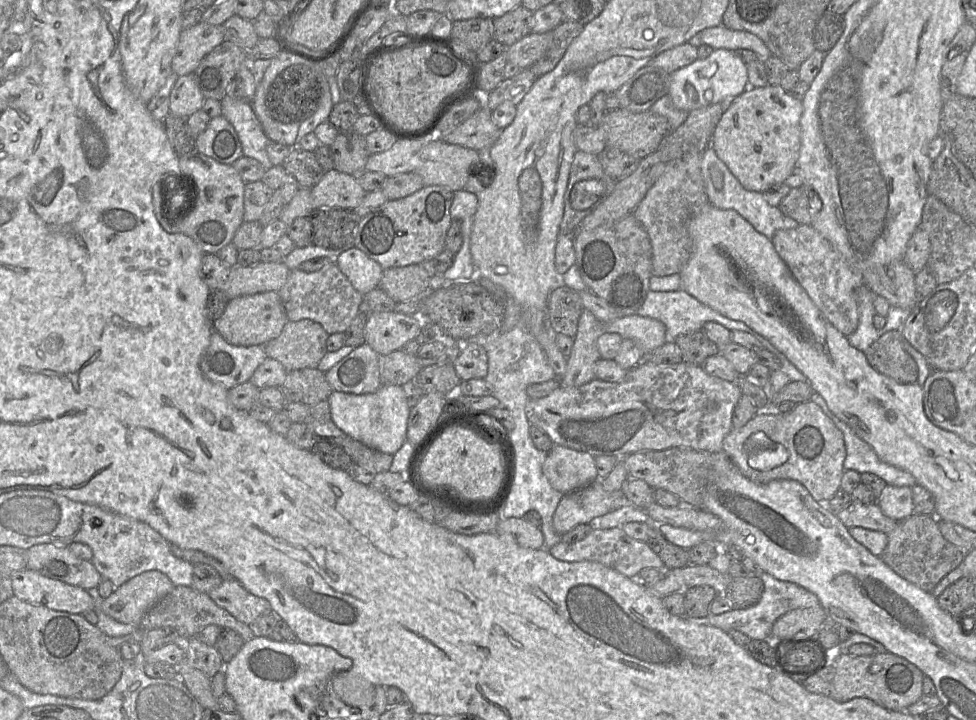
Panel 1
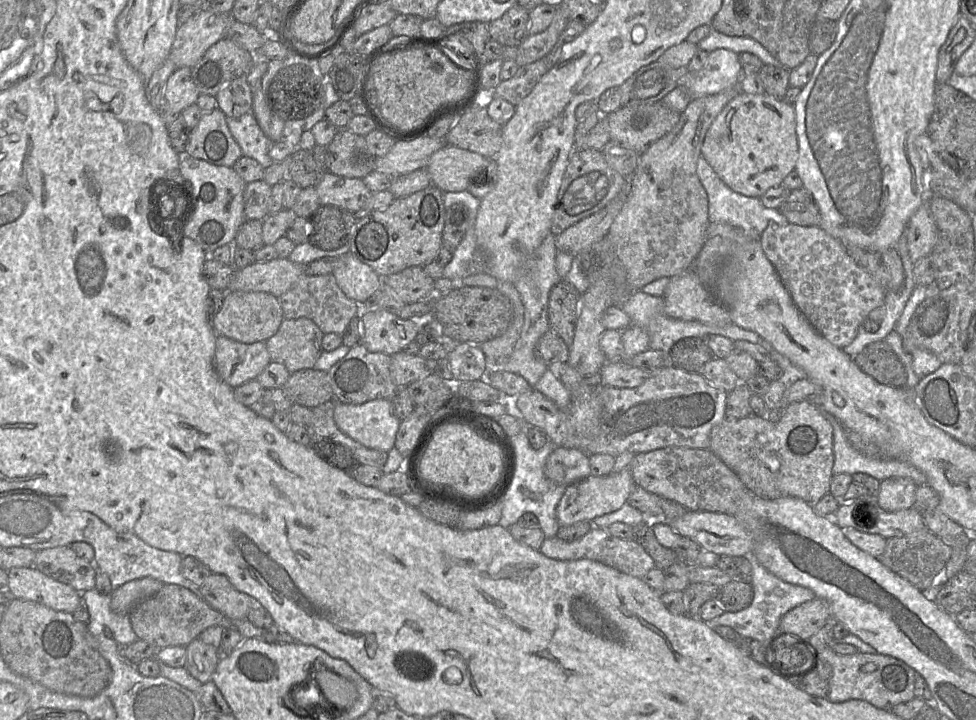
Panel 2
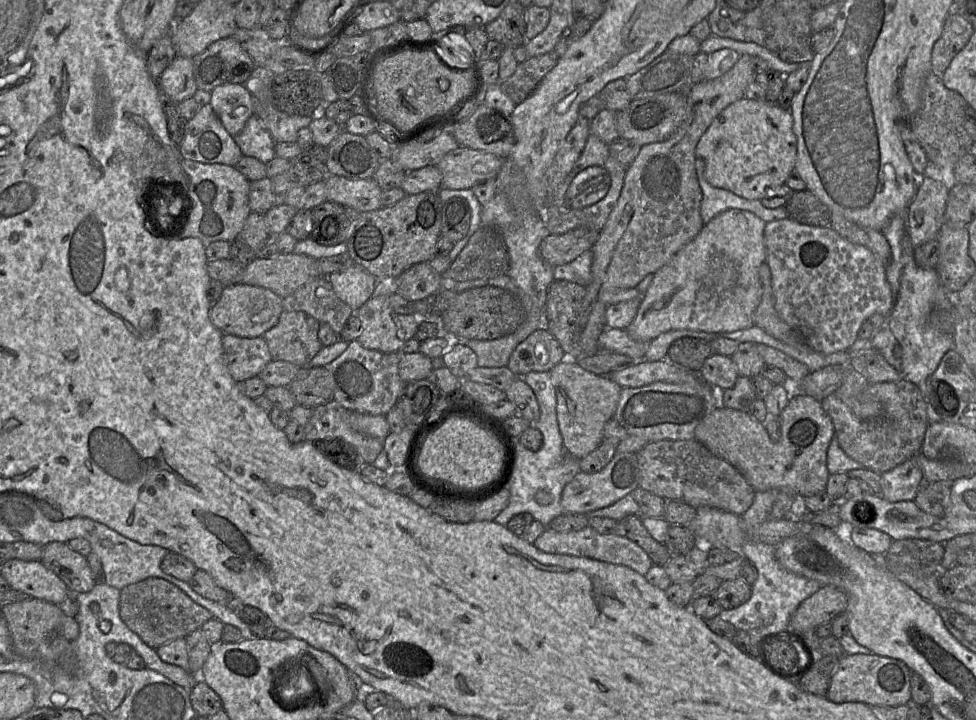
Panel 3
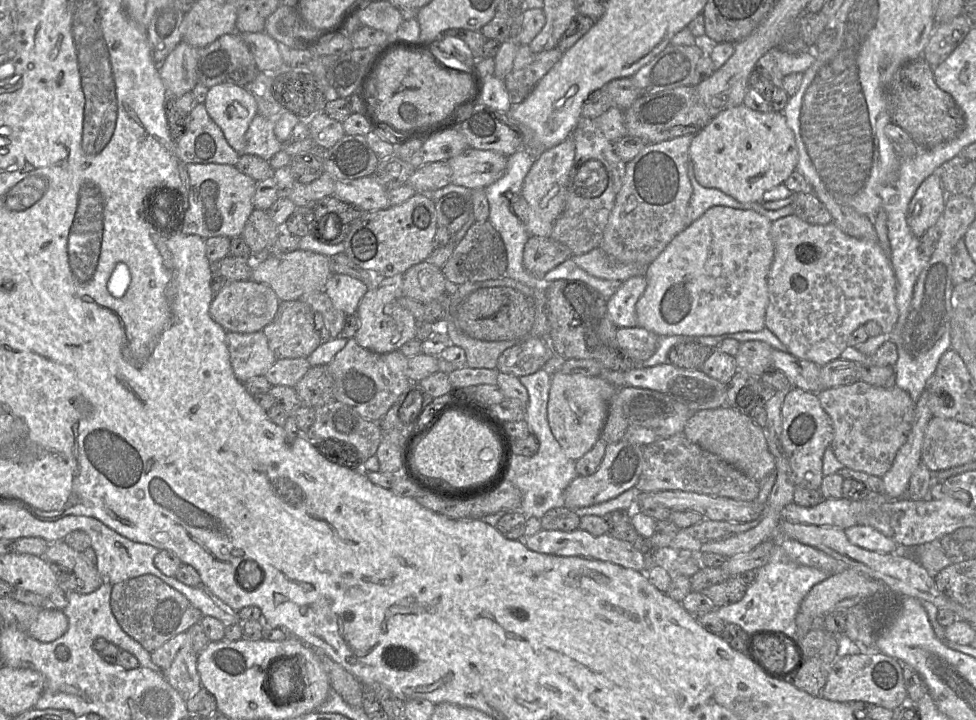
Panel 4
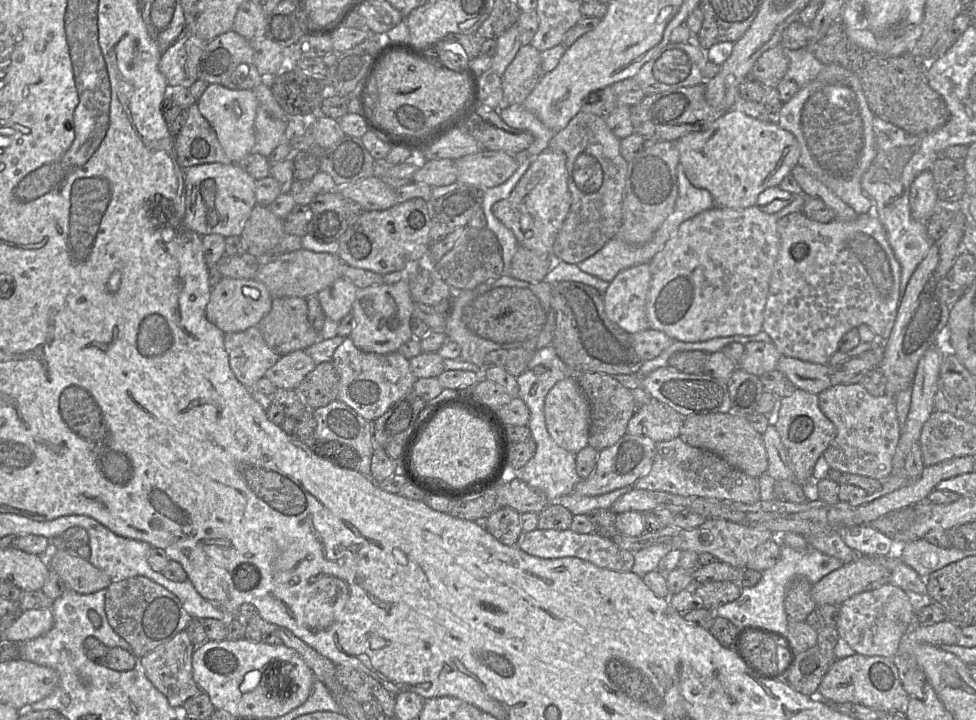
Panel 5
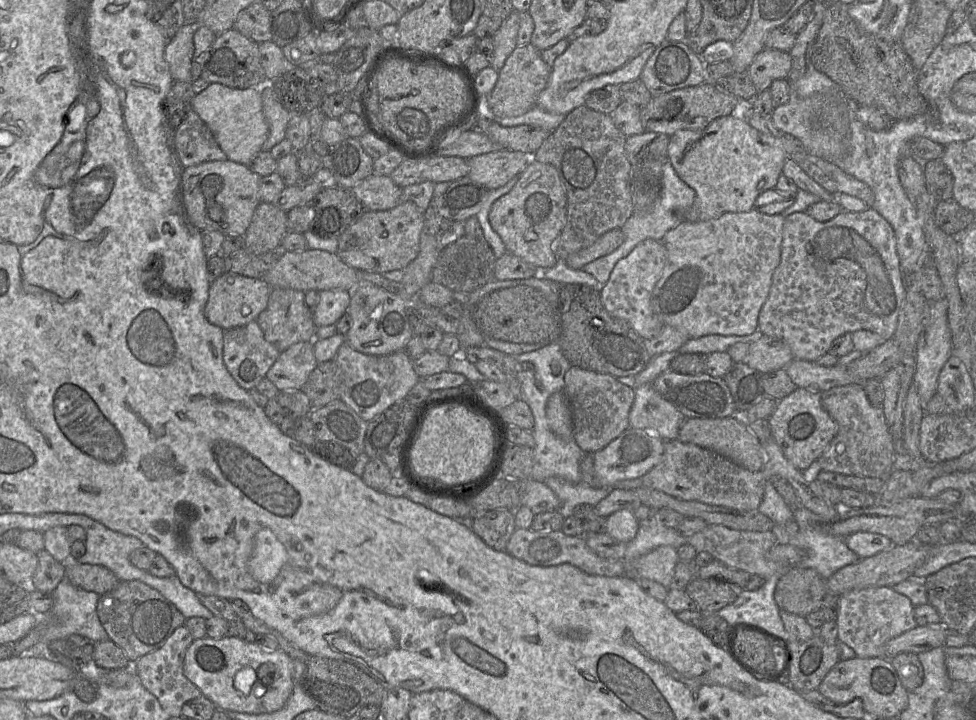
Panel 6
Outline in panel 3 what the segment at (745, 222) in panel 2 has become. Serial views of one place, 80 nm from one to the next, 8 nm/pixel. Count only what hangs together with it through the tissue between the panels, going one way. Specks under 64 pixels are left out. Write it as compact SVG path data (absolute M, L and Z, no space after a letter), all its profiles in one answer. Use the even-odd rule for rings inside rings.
M696 159L695 169L703 195L700 213L704 224L720 213L730 209L749 211L766 223L788 218L784 207L775 209L765 208L759 200L747 200L732 192L710 185L705 178L705 162L703 159Z

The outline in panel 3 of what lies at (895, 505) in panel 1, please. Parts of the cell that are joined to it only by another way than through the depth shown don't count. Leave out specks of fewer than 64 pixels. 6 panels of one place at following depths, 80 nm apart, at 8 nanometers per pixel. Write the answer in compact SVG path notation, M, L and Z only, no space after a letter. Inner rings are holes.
M914 458L881 474L881 493L888 502L912 501L924 483L922 470Z

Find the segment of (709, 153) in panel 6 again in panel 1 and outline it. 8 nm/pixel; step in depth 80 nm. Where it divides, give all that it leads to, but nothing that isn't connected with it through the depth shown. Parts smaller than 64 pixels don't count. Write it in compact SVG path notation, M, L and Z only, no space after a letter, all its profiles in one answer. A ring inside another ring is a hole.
M768 84L764 87L748 87L742 94L729 101L726 111L714 129L710 147L746 190L763 193L774 185L785 183L797 165L802 113L802 101L793 98L780 86Z

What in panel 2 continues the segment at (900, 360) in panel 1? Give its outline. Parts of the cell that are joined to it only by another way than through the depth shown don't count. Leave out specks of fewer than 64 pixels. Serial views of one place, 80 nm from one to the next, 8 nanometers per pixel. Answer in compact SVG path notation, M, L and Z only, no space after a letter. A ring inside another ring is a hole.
M884 339L867 345L853 360L862 372L880 384L906 386L908 376L905 367Z

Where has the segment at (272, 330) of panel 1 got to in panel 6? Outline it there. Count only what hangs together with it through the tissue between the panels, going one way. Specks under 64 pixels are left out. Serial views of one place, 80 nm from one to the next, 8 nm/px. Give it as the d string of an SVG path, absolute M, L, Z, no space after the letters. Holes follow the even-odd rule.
M225 272L210 284L204 315L208 322L224 331L245 326L251 321L256 321L259 314L267 307L271 289L264 278L251 278Z

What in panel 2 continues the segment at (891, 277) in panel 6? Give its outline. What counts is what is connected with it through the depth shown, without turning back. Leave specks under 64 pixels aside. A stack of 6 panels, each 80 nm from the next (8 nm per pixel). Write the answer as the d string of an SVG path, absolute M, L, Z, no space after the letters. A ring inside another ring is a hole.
M770 223L760 242L797 309L834 346L849 345L869 313L884 305L886 290L821 227Z

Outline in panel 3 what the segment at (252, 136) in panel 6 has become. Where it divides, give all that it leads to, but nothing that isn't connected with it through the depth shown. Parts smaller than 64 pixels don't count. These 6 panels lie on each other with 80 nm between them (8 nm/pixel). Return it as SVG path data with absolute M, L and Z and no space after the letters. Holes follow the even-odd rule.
M223 84L211 91L209 104L231 136L253 115L252 97L243 84Z

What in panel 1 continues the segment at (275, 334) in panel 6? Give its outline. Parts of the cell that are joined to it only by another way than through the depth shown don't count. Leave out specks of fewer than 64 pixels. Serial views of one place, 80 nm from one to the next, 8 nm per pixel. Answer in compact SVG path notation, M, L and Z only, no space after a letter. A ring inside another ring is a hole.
M310 319L289 321L285 324L281 334L265 344L267 357L279 361L289 371L305 368L317 368L318 364L328 352L326 342L329 334L317 322Z

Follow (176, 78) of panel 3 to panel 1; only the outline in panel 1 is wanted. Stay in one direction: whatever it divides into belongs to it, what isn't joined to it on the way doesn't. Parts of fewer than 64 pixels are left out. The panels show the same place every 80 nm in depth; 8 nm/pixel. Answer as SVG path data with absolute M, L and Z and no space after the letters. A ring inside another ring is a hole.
M193 73L179 76L169 95L169 113L188 118L202 109L204 100Z

